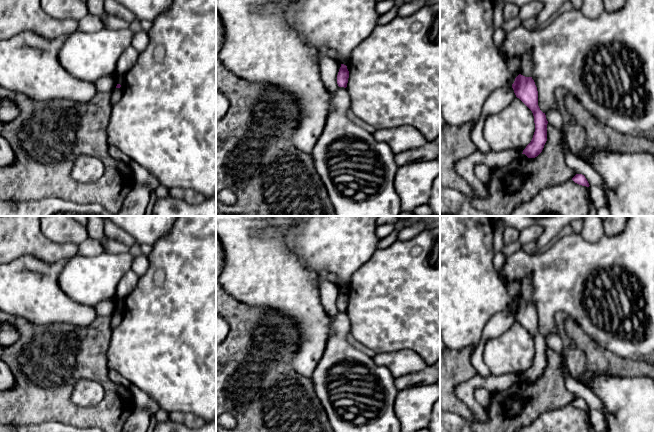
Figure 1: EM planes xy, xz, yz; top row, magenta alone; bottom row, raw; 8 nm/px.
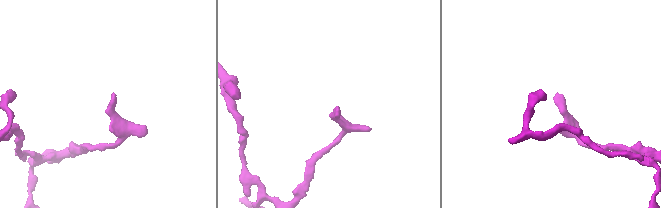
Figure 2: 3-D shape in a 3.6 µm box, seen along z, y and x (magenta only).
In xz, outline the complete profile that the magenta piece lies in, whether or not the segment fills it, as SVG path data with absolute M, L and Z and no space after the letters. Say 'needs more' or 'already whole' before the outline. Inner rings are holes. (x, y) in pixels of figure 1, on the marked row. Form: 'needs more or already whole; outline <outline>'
already whole; outline M341 64L341 67L337 75L338 86L346 88L348 83L348 78L349 78L349 71L347 69L347 66L344 64Z

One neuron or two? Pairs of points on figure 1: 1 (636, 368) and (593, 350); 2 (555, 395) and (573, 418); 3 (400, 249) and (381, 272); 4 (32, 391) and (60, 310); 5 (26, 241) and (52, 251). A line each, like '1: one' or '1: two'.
1: one
2: two
3: one
4: two
5: one

